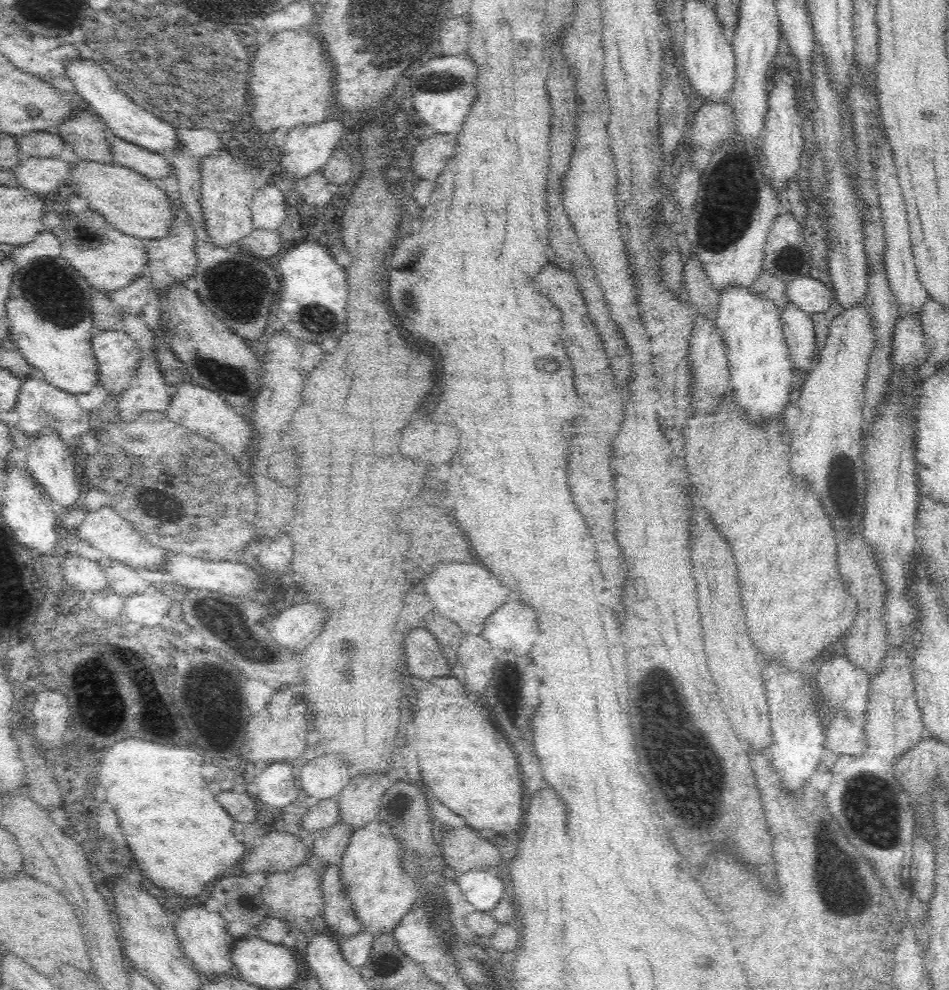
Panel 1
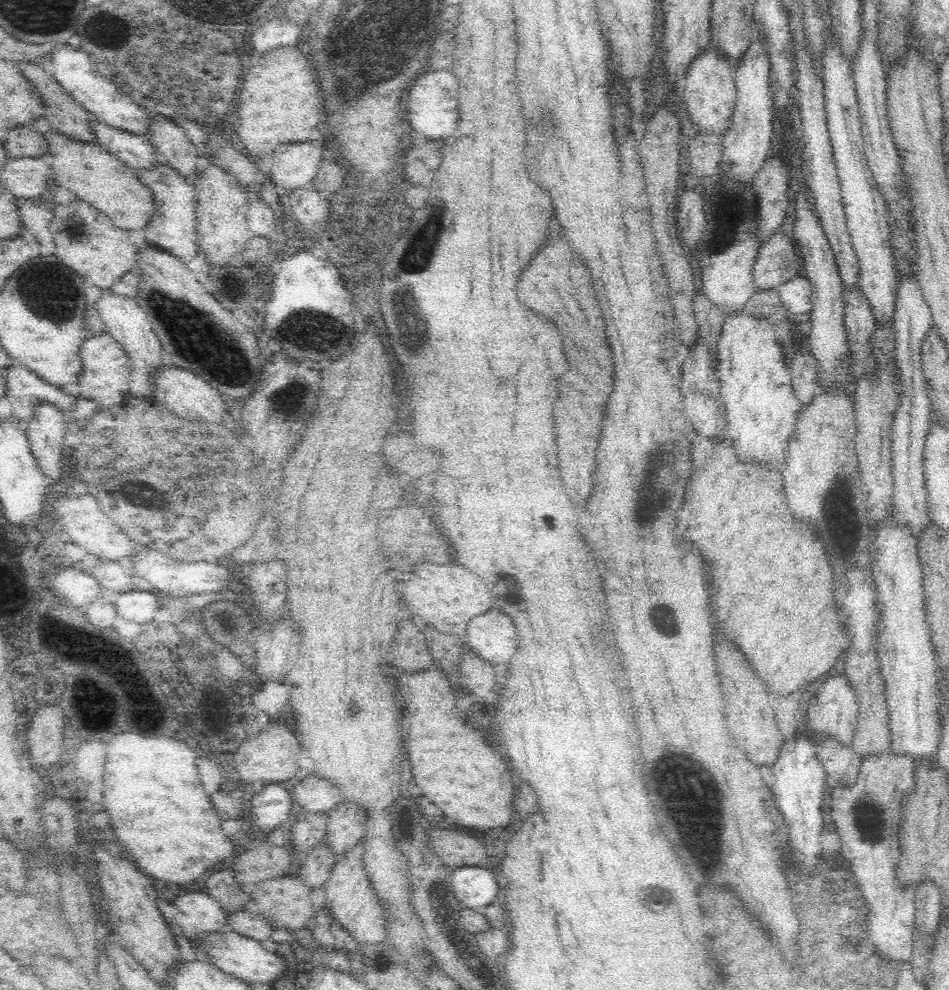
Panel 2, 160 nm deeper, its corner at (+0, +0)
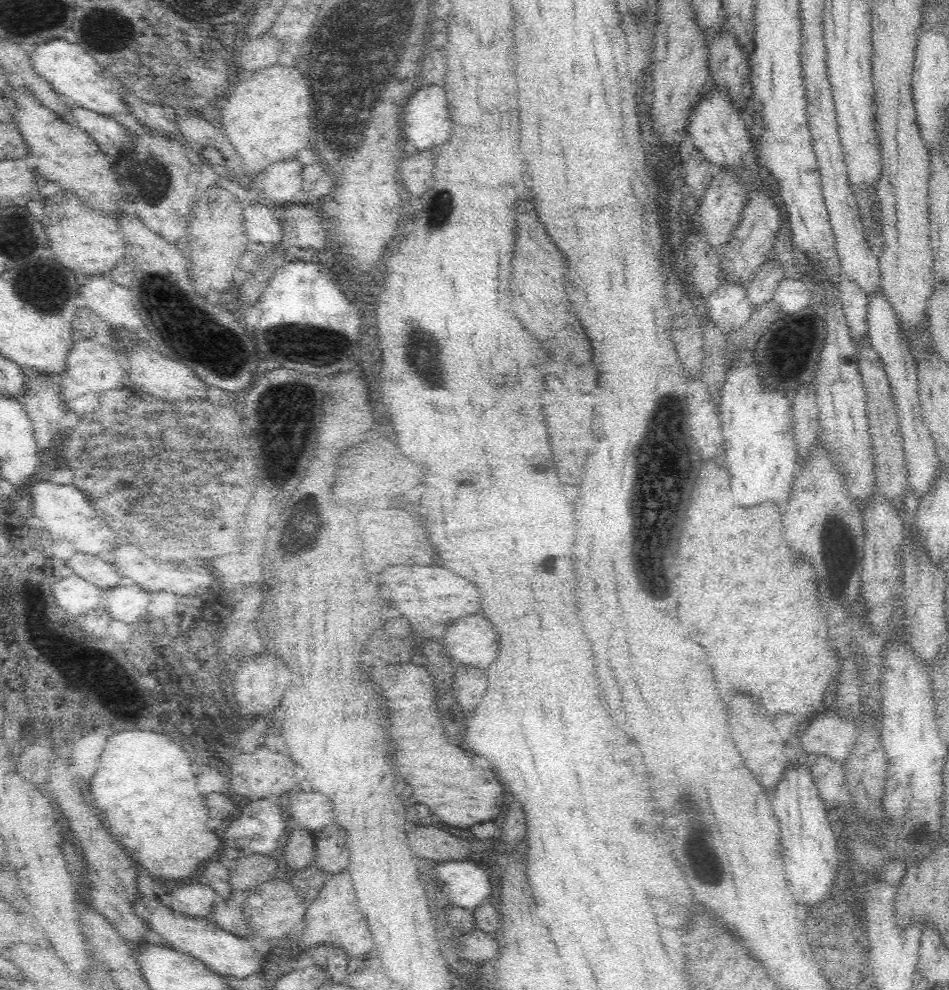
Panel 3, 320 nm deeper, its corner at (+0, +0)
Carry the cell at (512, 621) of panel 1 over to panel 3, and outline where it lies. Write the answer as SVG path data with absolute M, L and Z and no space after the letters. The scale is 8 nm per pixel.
M472 614L472 616L464 616L460 620L456 620L448 630L446 634L442 636L440 640L444 644L444 650L448 654L448 659L452 664L454 670L464 664L464 666L474 666L474 668L486 668L492 664L492 660L496 658L496 652L498 652L498 644L496 644L496 632L494 628L490 626L490 622L482 616L482 614Z

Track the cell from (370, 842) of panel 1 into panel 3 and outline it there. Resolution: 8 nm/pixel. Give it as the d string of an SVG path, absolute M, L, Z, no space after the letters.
M346 869L327 879L318 896L308 903L302 924L304 934L294 941L296 956L303 952L308 954L317 948L340 948L348 960L362 959L373 954L372 935L368 931L366 919L356 907L350 873Z

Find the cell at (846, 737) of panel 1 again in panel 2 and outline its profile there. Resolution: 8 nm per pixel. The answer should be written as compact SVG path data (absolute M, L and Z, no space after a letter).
M826 738L817 744L816 758L824 774L832 778L836 785L850 788L858 778L861 759L851 747L844 747L836 739Z

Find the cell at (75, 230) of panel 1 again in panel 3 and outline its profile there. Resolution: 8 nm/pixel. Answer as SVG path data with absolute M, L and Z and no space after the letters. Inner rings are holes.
M62 190L56 196L44 200L42 226L48 238L48 246L56 254L56 260L70 270L78 270L88 276L104 274L114 268L120 256L124 256L126 242L112 214L96 212L73 192ZM96 234L108 234L108 236L96 236Z

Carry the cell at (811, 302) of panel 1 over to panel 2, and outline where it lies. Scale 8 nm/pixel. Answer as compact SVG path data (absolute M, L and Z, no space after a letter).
M797 276L792 278L789 282L782 284L778 289L778 298L782 301L782 304L786 307L791 318L802 317L804 313L811 312L812 308L812 291L809 281L804 276Z

